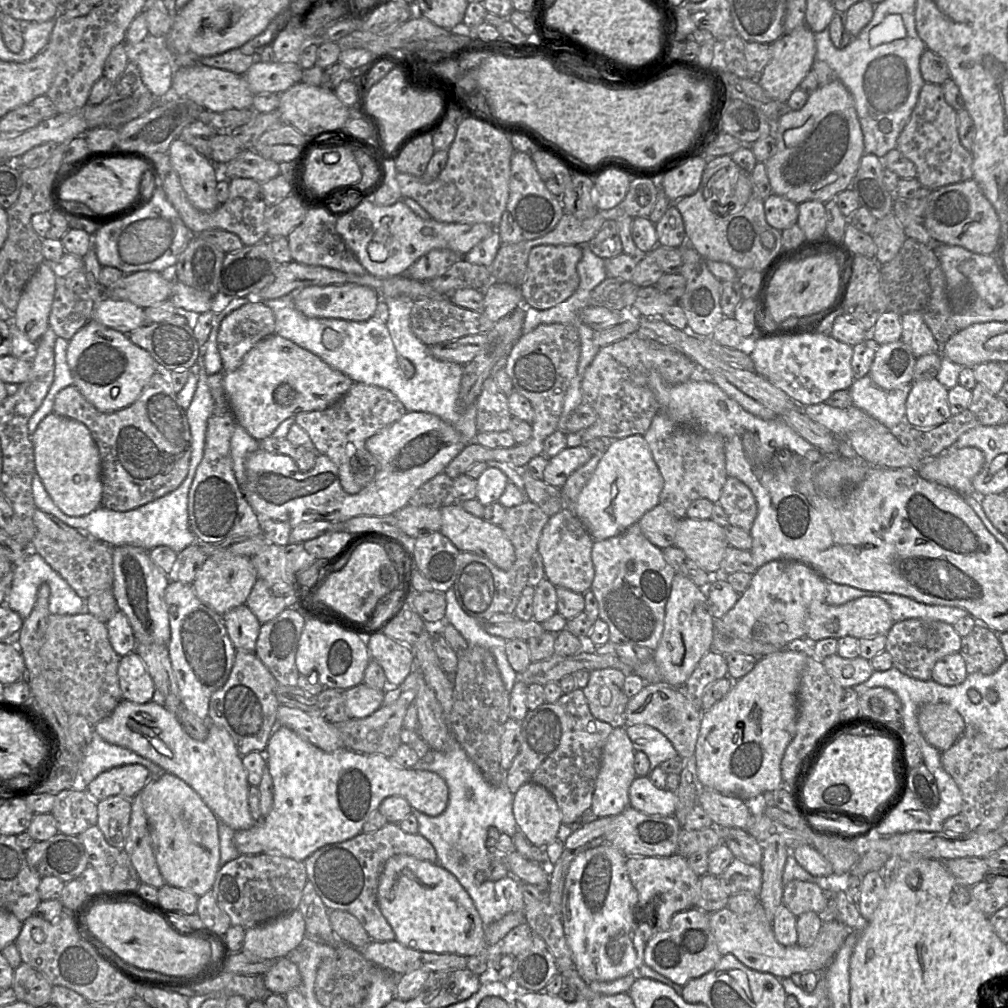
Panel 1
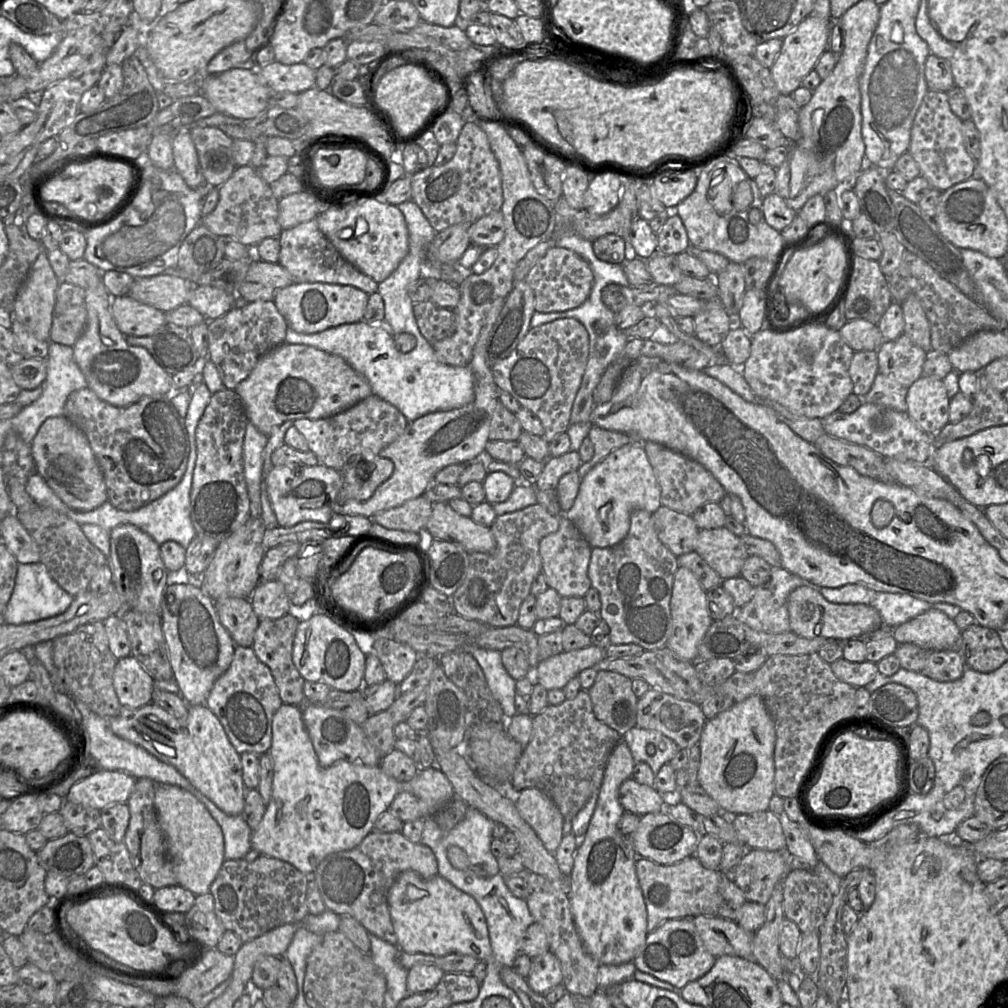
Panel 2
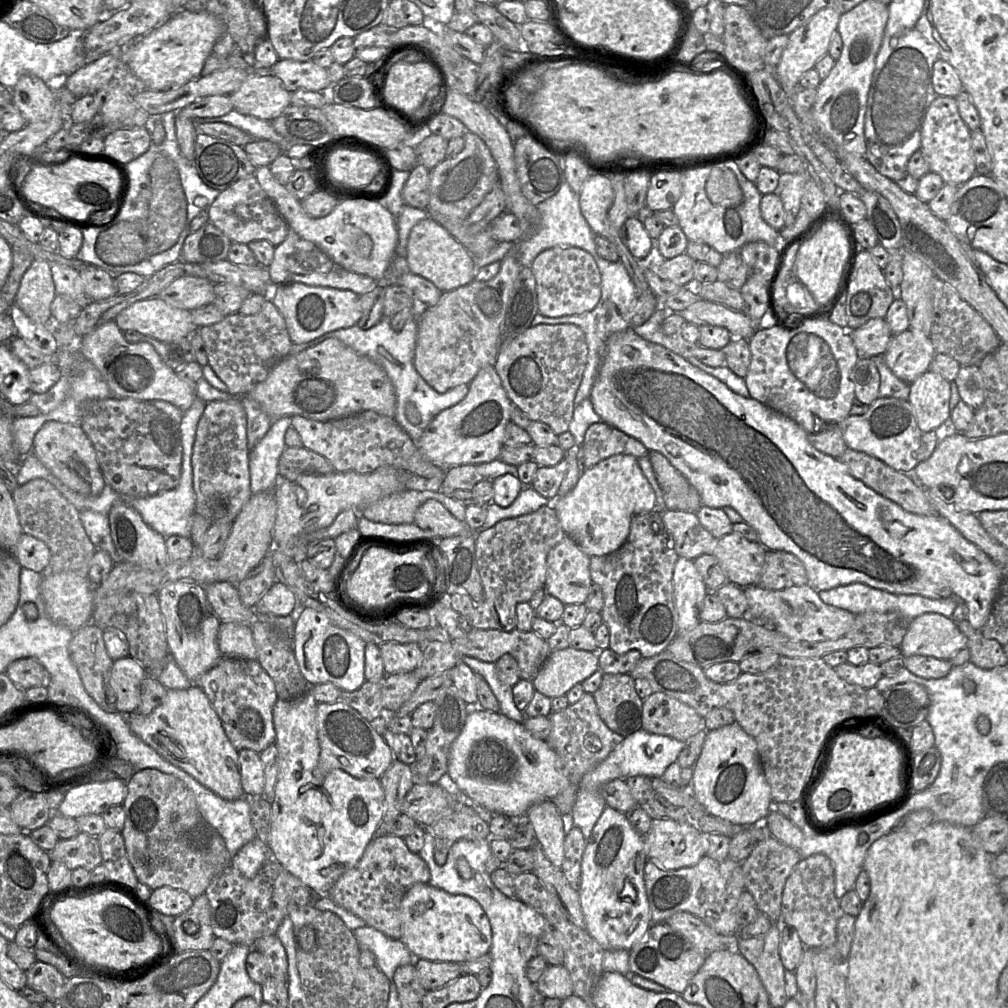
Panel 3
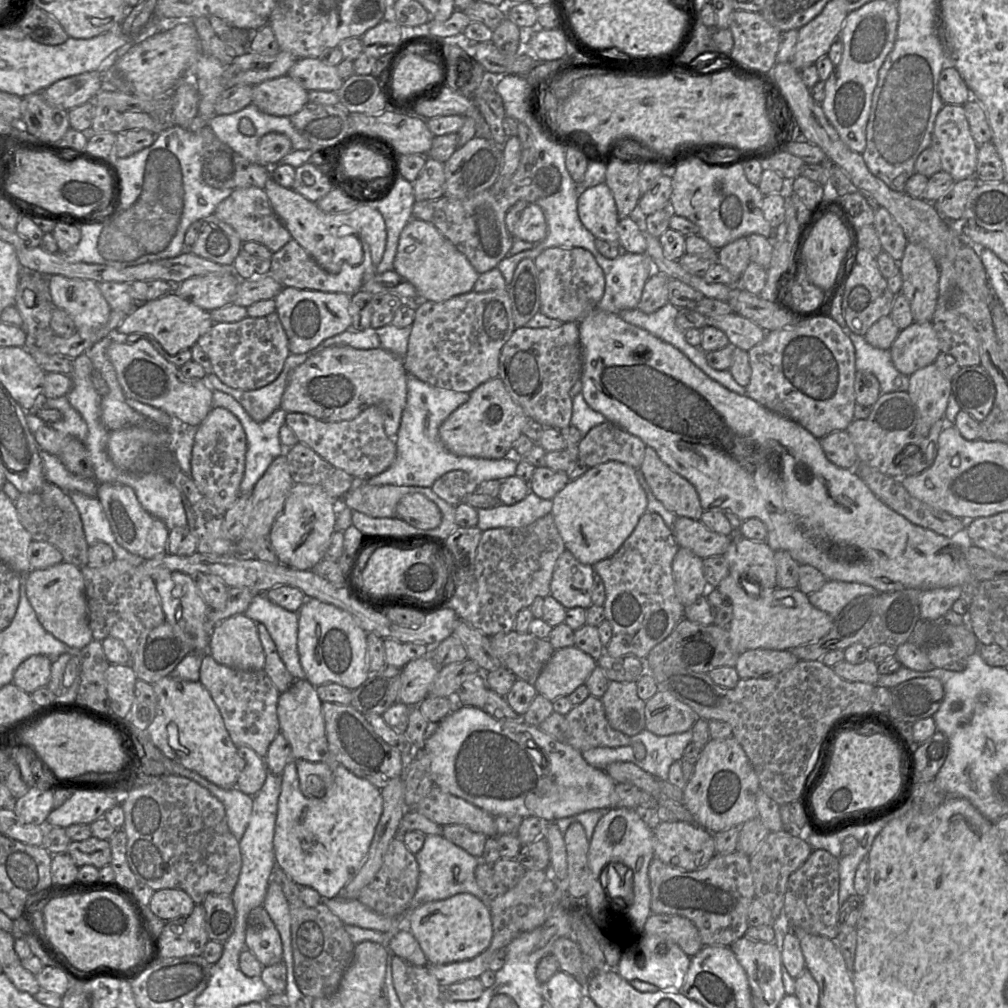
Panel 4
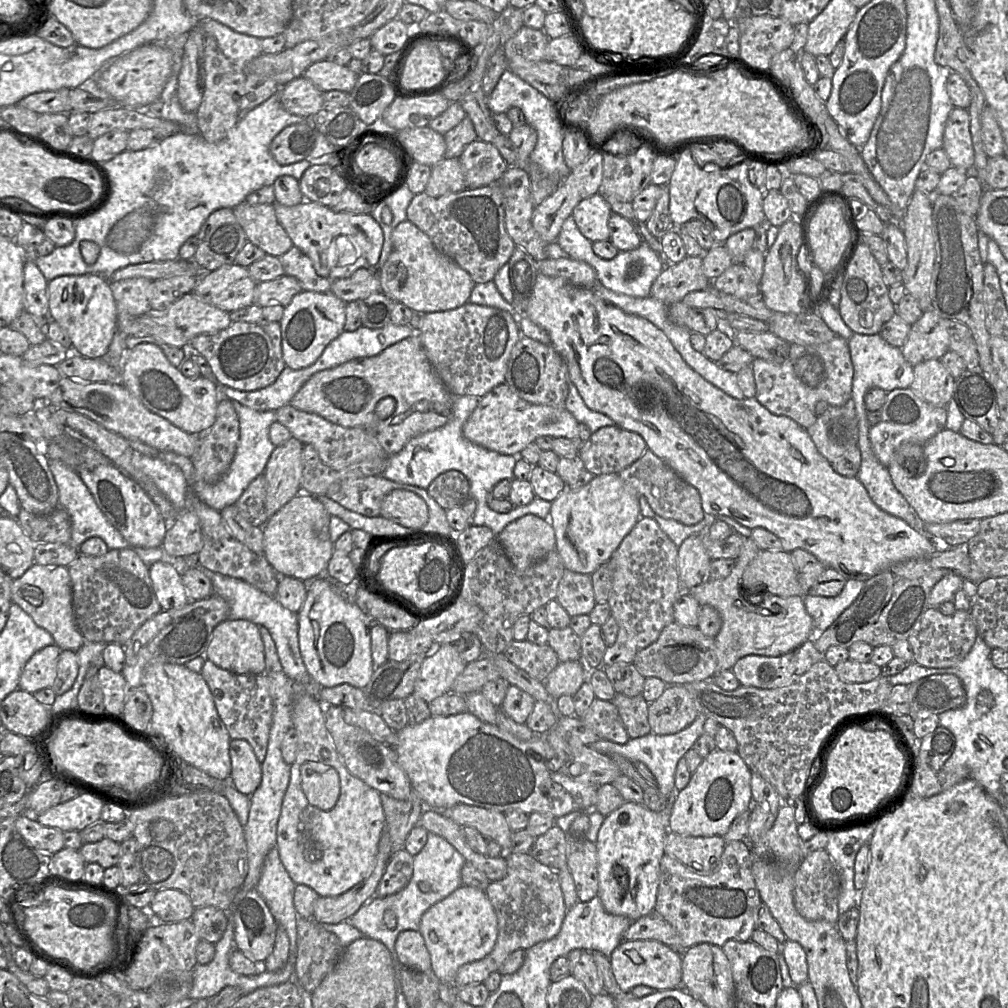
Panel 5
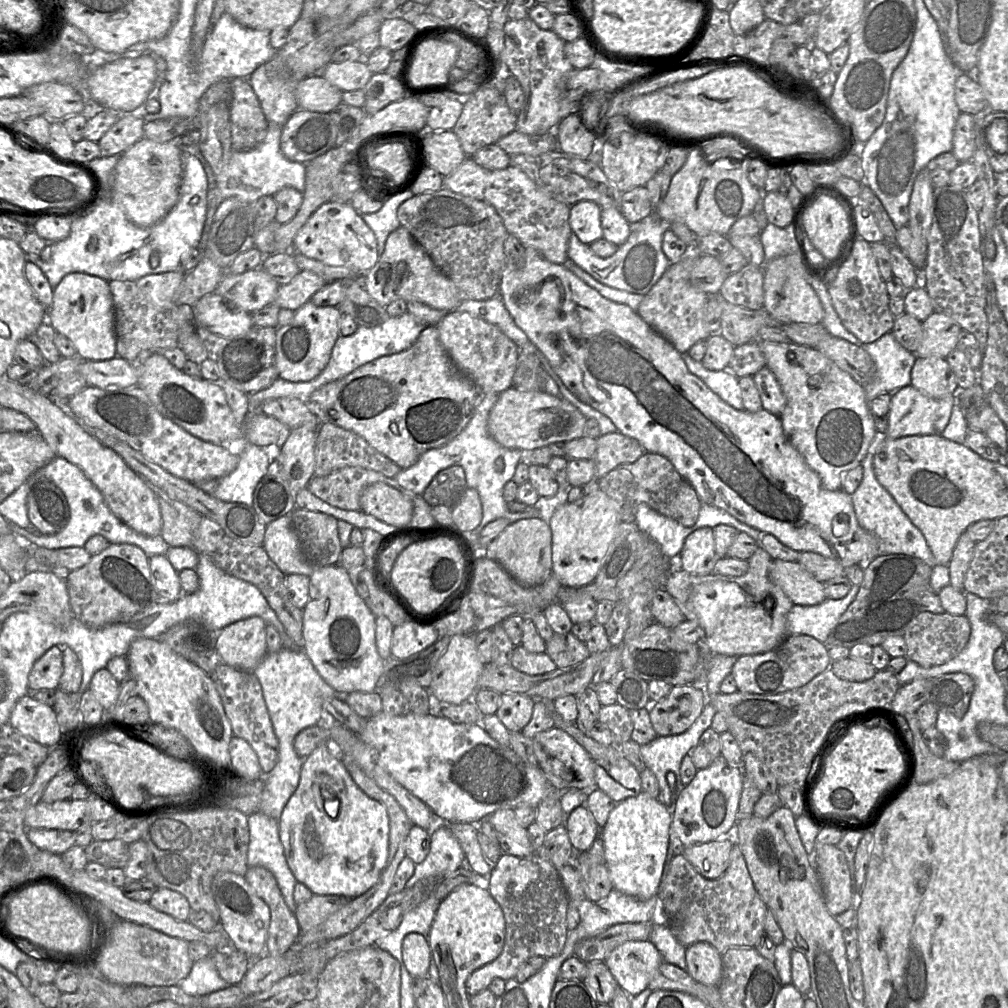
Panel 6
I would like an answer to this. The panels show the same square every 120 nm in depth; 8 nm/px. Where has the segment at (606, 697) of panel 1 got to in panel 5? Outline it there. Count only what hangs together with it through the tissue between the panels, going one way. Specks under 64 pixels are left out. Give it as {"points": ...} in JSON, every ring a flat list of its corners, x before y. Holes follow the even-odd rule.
{"points":[[616,693,611,702,616,706,630,739,651,733,648,723,648,706,642,695,628,697]]}

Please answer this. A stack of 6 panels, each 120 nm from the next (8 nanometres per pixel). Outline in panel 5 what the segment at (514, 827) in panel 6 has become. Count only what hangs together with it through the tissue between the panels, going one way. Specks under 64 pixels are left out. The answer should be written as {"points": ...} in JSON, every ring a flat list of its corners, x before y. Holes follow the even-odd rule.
{"points":[[455,804,441,811,461,827,475,828,484,838,494,840,503,852,510,850,512,830,504,813,466,804]]}

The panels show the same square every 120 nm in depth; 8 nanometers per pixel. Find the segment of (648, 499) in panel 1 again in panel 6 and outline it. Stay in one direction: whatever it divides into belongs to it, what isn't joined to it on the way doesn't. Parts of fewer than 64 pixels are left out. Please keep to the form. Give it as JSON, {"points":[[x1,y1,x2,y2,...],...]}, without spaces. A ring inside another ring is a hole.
{"points":[[600,489,554,511,550,520,552,572,564,588,584,587,595,580,620,523,618,504]]}

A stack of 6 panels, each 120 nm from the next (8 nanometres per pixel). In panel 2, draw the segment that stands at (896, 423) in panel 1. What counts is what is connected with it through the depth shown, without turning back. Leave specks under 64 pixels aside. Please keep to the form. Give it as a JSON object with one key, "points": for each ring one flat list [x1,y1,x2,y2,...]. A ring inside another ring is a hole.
{"points":[[878,372,870,391,862,397,864,403,882,405,899,412,907,412,908,388]]}

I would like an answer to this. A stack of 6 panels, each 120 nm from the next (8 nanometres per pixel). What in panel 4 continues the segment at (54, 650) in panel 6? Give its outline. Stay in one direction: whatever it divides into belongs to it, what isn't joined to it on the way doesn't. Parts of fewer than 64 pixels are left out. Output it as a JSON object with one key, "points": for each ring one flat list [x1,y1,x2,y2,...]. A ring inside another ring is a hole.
{"points":[[45,655,27,658,16,669,12,683,32,694,37,689,47,687,51,676,52,659]]}

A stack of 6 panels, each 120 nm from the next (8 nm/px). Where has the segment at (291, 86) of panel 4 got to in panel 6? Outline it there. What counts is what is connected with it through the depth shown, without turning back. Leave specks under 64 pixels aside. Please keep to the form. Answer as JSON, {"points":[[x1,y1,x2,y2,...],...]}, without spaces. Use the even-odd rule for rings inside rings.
{"points":[[321,73,303,78,296,88,299,109,330,113,342,103,342,91,328,82]]}

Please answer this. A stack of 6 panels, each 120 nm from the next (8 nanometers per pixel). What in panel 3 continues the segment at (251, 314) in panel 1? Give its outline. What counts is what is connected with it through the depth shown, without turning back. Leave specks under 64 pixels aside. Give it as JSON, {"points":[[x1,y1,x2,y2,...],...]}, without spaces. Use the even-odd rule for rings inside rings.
{"points":[[266,300,256,314,232,313,215,324,200,327,199,333,205,343,209,366,227,385,232,396,246,395,255,385,264,381,272,368,289,355,292,345,285,320,271,300]]}

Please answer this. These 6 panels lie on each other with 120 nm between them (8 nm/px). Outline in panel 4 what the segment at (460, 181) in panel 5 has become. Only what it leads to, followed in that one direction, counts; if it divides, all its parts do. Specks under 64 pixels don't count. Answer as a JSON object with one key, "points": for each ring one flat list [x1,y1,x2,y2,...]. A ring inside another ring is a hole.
{"points":[[426,157,426,163,412,182,415,201,436,200,445,194,444,163]]}

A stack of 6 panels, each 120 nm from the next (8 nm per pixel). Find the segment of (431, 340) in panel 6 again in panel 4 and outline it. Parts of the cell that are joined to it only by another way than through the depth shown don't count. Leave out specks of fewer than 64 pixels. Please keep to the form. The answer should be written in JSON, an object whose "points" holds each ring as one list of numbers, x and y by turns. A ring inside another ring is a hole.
{"points":[[330,346,290,373,280,409,287,413,309,414,322,421,339,422,351,420,369,406,377,405,384,417,386,435,395,439,407,401,407,377,405,357,388,350]]}

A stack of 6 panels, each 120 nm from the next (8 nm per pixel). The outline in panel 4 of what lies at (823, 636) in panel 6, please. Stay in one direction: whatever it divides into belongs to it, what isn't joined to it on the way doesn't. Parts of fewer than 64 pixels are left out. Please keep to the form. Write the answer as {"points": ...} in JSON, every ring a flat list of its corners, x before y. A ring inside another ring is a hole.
{"points":[[827,581,818,591,808,595,809,602,817,609,836,618,853,599,862,595,879,593,875,588,857,582]]}

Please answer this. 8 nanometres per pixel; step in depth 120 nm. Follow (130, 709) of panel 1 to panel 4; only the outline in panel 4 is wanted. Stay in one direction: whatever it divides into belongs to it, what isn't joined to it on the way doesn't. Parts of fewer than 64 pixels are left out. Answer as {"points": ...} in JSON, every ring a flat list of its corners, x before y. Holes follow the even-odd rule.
{"points":[[171,675,159,679,152,686,156,695,157,706,155,718,146,729,151,742,167,758,198,773,213,784,223,789,235,787,238,777,237,747,232,742,221,713,208,690,199,681,185,681]]}

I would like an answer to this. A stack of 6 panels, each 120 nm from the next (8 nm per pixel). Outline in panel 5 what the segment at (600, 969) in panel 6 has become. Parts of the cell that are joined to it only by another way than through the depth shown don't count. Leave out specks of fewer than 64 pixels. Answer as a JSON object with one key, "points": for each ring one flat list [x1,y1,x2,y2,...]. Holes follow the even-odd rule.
{"points":[[574,949,566,957,569,960,570,974,584,984,591,996,601,994,603,985,592,953]]}

